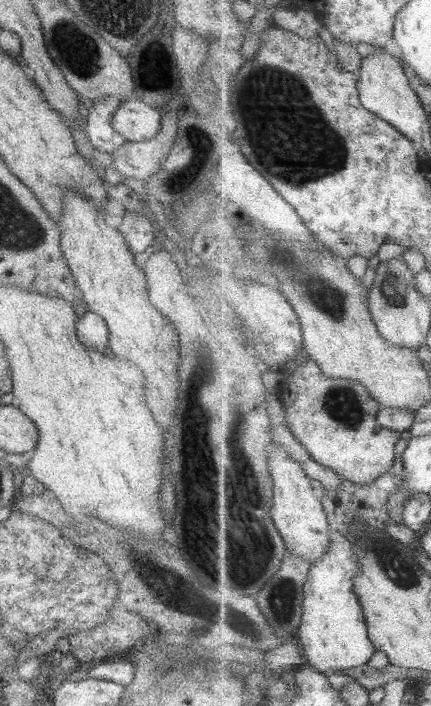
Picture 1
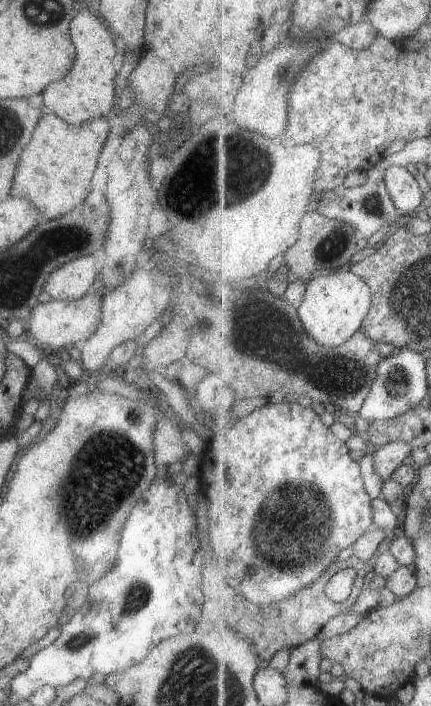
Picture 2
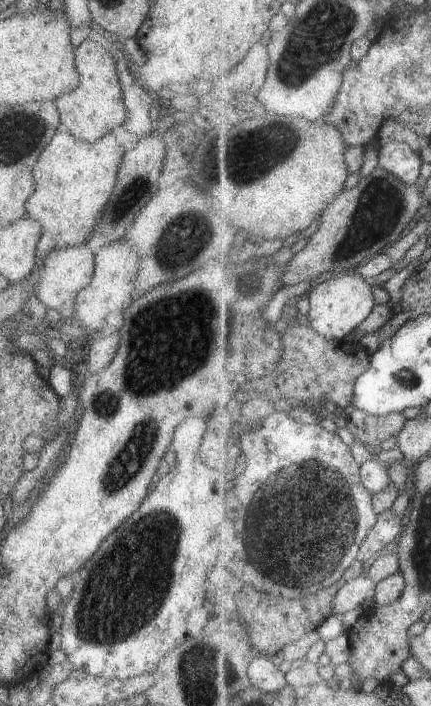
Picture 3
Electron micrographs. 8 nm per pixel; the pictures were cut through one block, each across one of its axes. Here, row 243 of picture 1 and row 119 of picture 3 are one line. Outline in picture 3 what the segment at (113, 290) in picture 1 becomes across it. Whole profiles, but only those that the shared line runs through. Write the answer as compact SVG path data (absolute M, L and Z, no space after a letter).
M84 39L74 48L74 65L79 73L80 83L75 90L57 96L54 103L61 122L69 128L71 136L92 143L113 132L127 120L120 82L114 58L99 43L90 39Z

